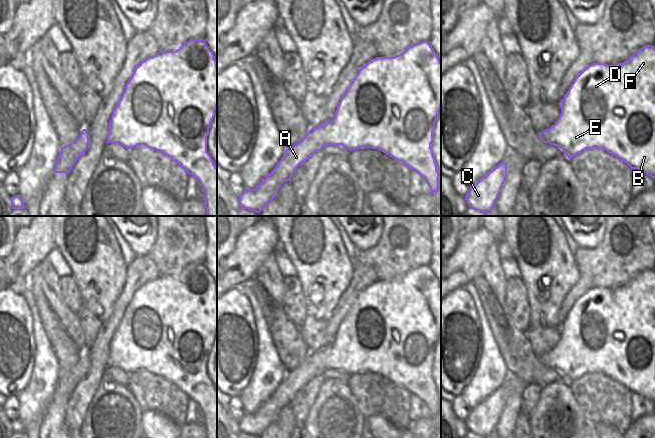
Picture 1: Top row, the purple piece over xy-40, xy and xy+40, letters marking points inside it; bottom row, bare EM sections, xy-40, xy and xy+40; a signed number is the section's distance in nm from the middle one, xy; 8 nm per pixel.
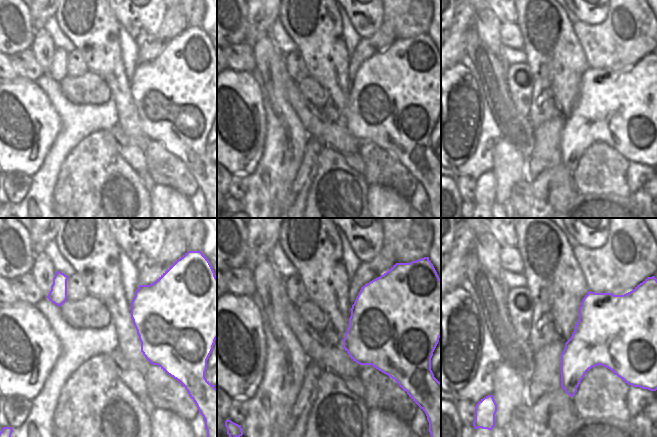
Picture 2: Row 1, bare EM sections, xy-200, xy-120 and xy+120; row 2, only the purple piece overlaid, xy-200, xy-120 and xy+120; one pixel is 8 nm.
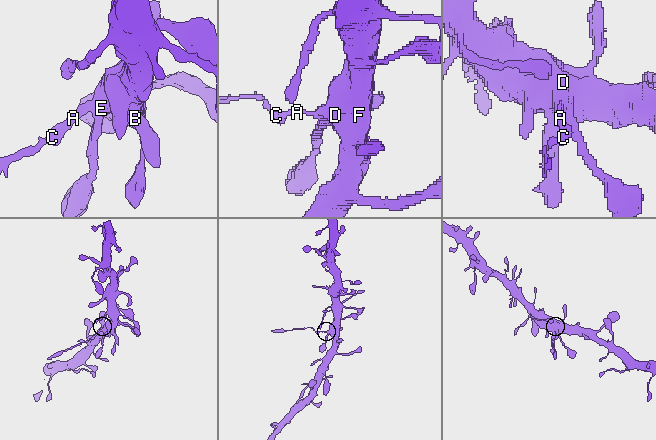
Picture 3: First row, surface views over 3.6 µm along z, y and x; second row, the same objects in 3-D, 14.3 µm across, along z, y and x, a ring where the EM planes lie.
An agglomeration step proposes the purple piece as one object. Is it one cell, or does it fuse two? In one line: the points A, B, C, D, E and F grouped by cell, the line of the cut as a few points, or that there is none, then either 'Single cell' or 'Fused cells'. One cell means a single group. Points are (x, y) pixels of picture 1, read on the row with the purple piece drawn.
Groups: A C / B D E F. Split along xy (319, 126), (324, 130), (325, 144). Fused cells

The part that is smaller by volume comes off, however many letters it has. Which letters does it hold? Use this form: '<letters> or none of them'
A, C

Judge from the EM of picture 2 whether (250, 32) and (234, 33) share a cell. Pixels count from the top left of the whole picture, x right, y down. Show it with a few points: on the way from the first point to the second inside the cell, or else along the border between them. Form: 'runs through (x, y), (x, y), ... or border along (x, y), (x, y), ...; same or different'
border along (247, 10), (247, 27), (243, 41); different

